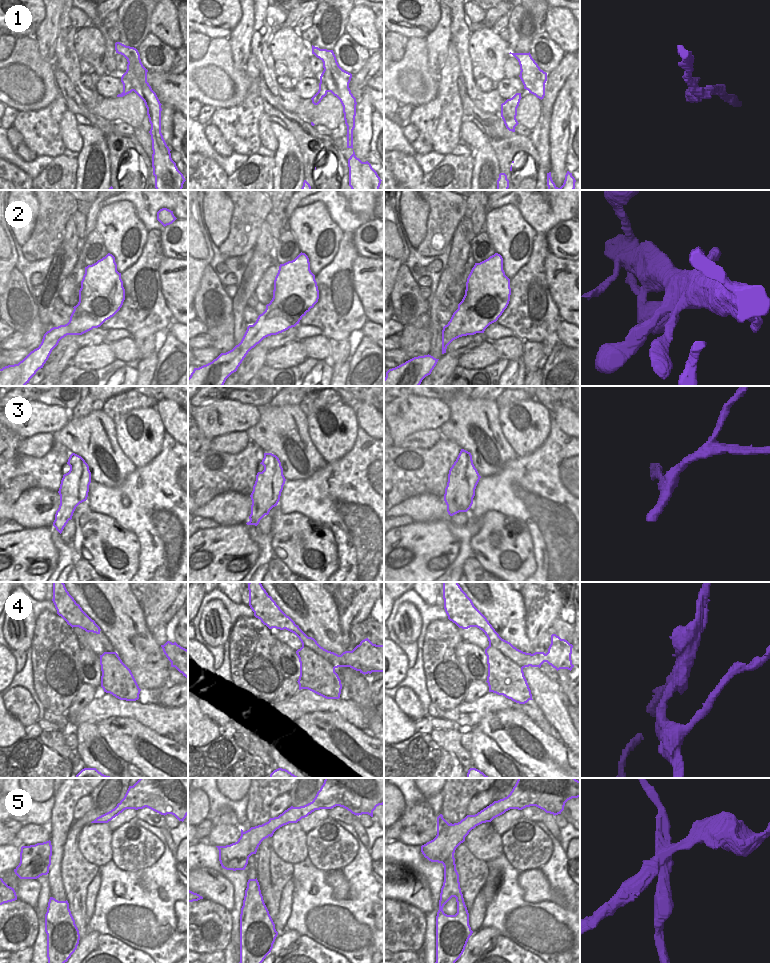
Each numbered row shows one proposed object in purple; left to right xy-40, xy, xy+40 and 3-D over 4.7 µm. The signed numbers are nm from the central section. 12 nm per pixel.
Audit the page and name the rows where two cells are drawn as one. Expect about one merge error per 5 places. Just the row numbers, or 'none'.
1, 4, 5

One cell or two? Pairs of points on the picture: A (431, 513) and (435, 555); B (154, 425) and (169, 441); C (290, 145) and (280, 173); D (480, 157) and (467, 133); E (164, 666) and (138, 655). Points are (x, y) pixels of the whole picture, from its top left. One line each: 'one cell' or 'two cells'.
A: two cells
B: two cells
C: one cell
D: one cell
E: one cell

